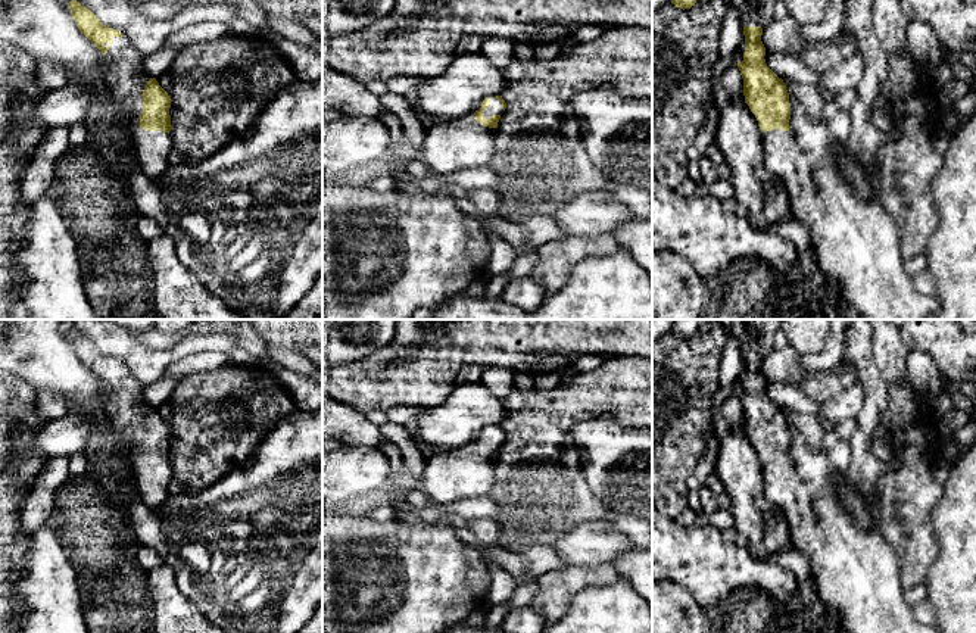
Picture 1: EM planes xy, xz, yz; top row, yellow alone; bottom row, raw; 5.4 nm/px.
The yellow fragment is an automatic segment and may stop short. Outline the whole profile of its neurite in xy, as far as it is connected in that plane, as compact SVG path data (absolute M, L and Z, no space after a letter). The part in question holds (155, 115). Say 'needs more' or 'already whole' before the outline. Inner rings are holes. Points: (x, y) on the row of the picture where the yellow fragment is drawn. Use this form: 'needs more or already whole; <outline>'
needs more; M77 0L68 3L81 31L103 54L102 79L122 109L124 124L135 149L141 172L159 178L171 165L171 97L156 78L144 72L144 57L138 54L121 31L103 25L97 16Z

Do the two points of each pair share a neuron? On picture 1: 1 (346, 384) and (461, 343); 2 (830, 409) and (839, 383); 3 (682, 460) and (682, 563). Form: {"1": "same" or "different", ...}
{"1": "same", "2": "different", "3": "different"}

